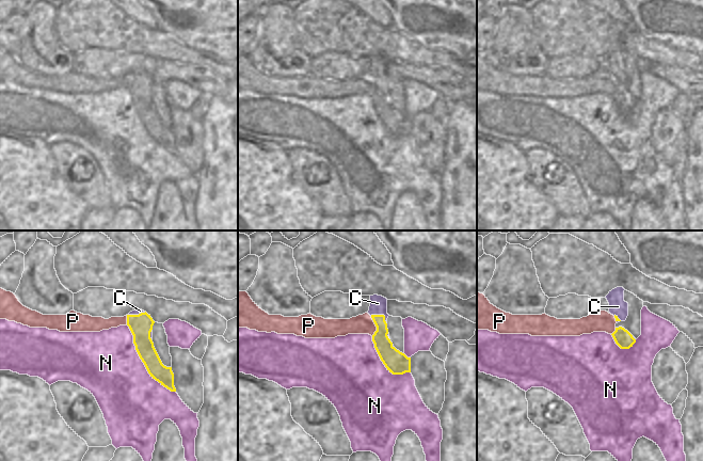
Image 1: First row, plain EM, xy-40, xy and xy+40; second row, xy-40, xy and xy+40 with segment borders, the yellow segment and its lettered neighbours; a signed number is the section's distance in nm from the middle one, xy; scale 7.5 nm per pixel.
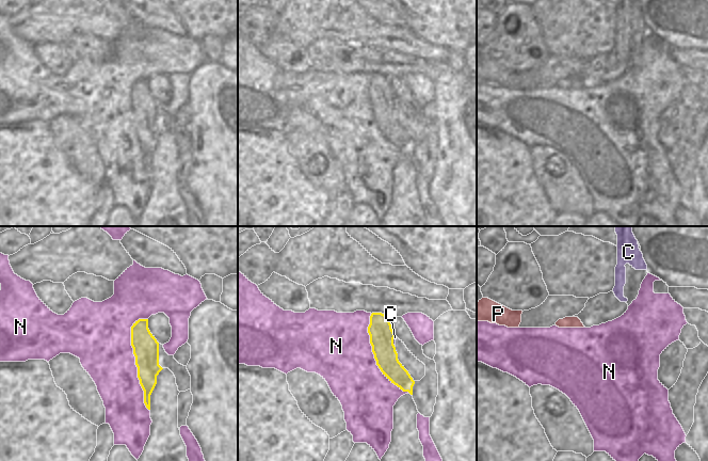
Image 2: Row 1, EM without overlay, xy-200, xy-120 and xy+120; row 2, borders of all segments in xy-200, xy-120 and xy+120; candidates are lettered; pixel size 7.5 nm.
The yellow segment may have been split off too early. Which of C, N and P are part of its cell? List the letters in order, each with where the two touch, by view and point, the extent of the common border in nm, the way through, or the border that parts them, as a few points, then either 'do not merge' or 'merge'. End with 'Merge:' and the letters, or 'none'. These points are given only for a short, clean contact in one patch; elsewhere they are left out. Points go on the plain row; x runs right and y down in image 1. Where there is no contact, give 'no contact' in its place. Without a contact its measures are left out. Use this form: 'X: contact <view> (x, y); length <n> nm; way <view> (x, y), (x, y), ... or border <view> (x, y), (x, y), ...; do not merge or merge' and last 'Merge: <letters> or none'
C: contact xy (380, 76); length 140 nm; merge
N: contact xy-40 (142, 122); length 650 nm; do not merge
P: contact xy (376, 86); length 150 nm; border xy (370, 77), (376, 88), (372, 96); do not merge
Merge: C

